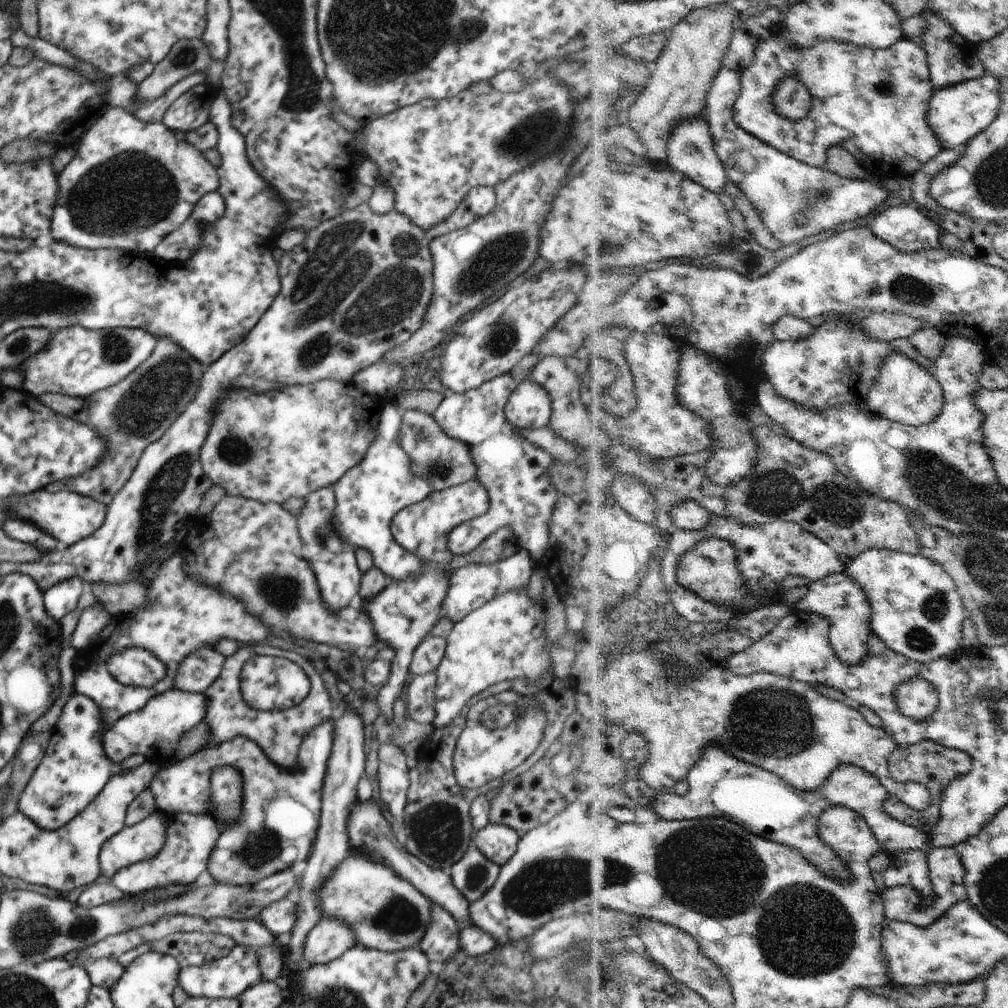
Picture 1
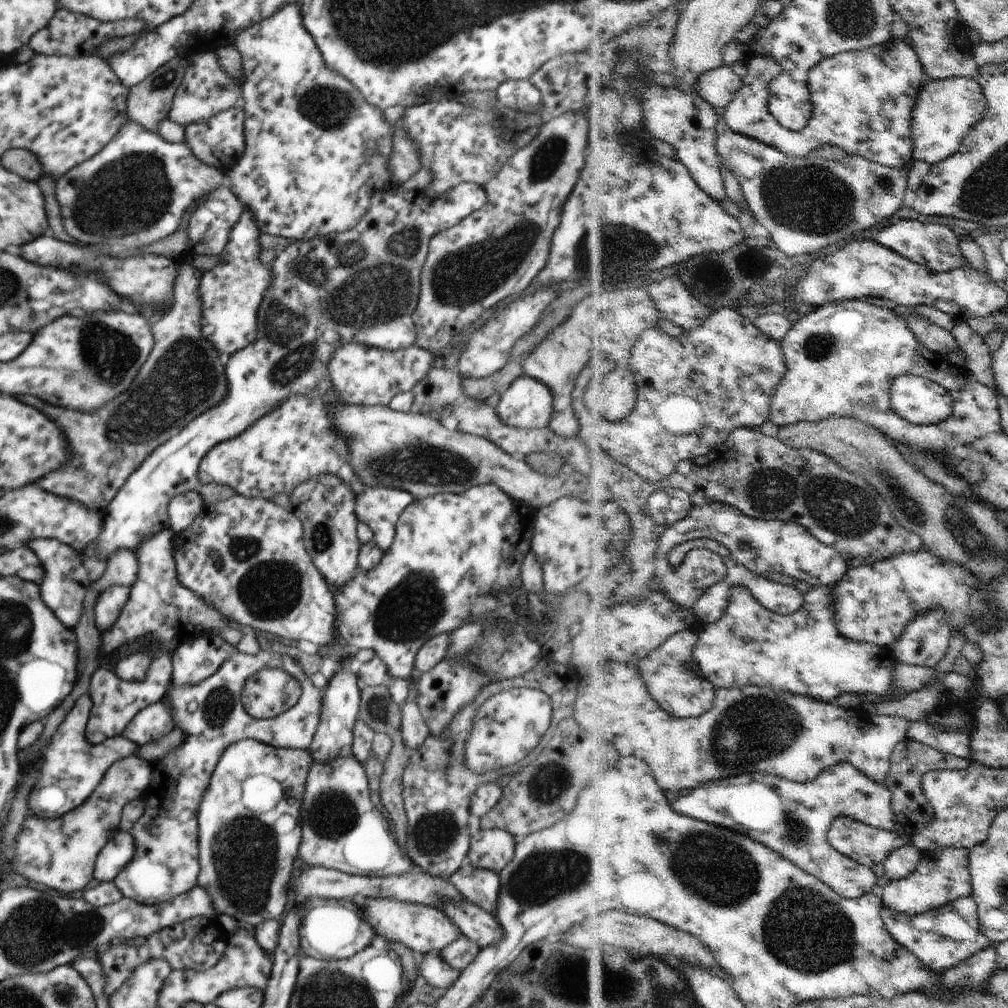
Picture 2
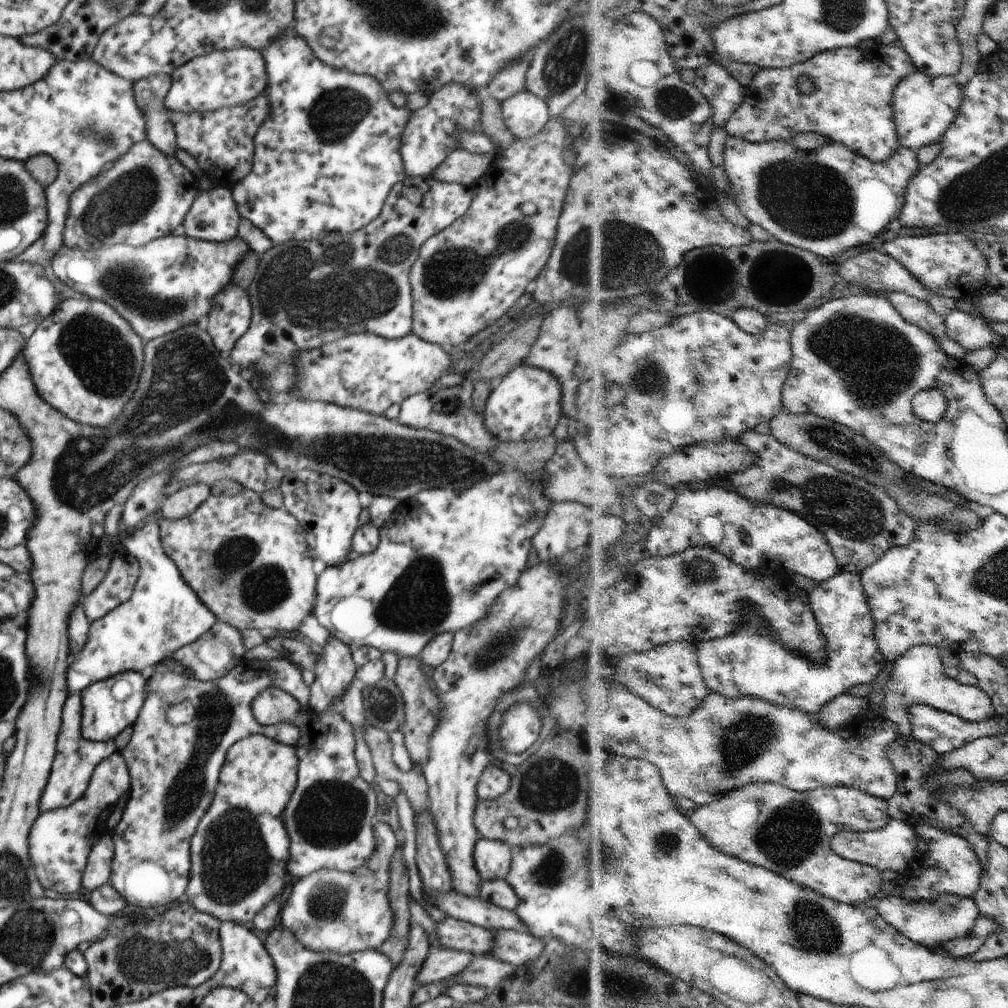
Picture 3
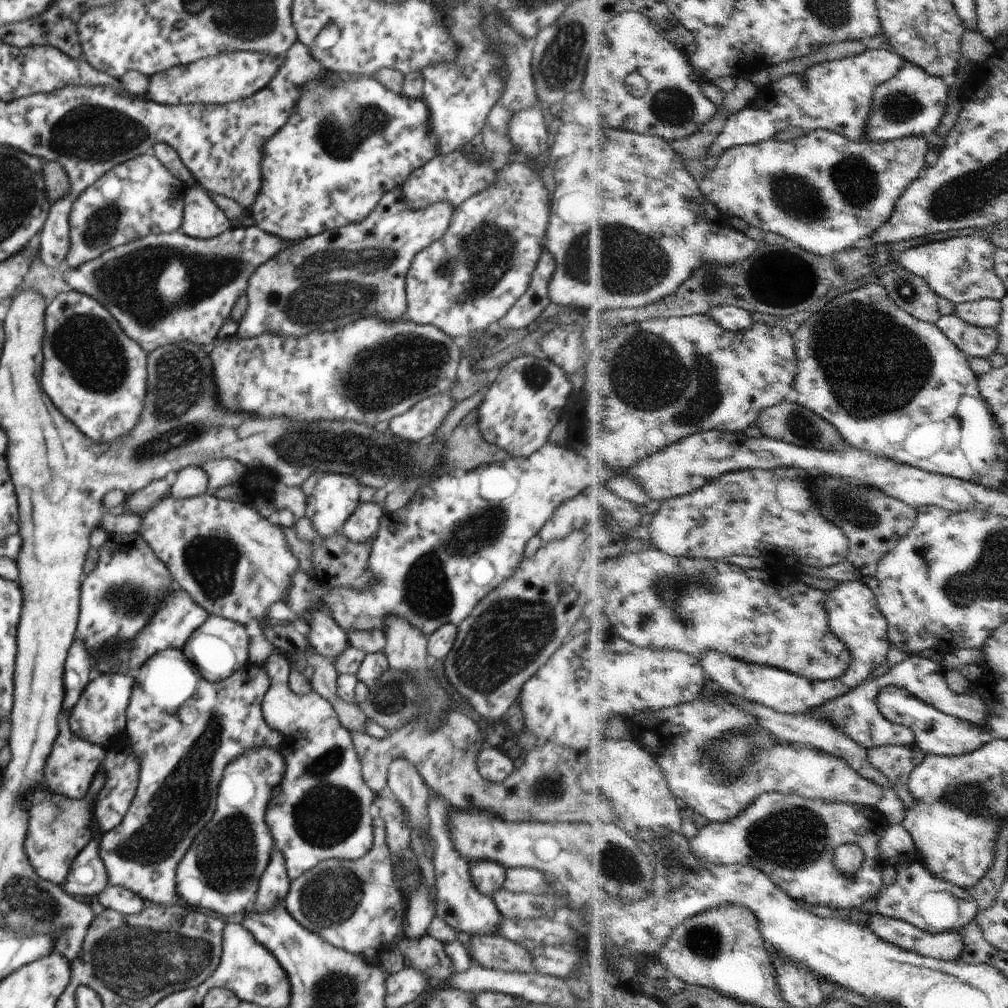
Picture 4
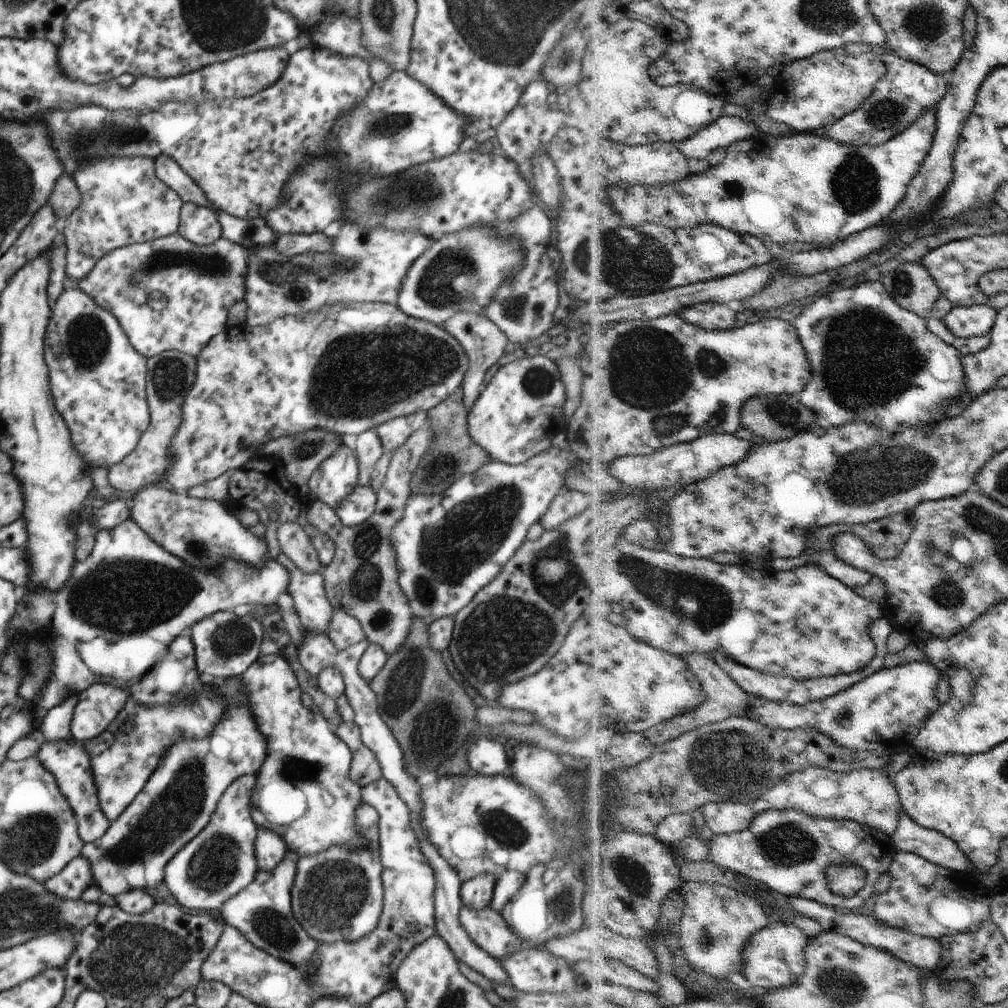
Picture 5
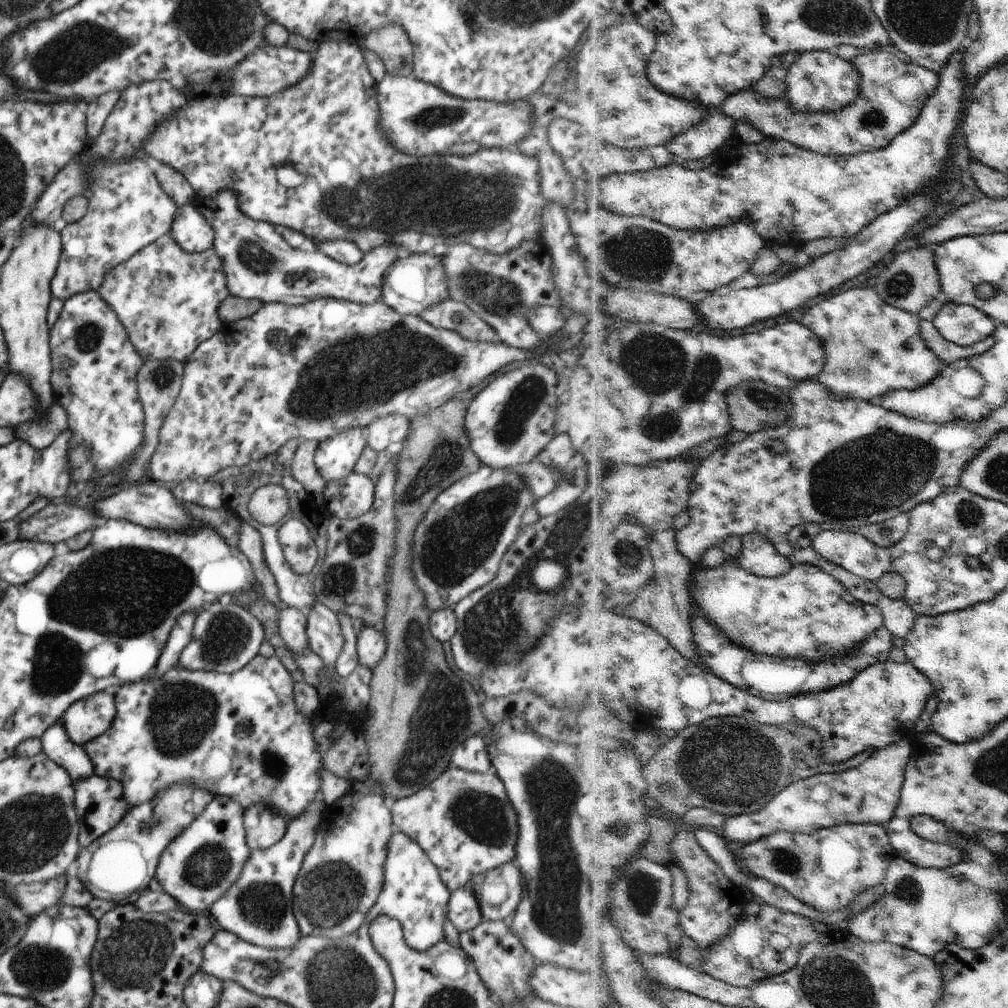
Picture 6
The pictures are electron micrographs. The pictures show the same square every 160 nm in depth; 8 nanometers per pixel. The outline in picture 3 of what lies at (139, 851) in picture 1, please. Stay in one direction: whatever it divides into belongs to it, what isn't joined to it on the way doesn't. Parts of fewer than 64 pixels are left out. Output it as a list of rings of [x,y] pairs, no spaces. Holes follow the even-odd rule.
[[[108,832],[89,850],[85,870],[81,874],[81,888],[94,890],[109,883],[110,862],[113,858],[113,844]]]

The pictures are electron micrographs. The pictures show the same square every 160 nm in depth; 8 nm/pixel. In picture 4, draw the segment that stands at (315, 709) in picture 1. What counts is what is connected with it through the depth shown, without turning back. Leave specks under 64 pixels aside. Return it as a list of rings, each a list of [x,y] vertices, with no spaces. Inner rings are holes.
[[[166,648],[156,652],[139,667],[137,677],[134,678],[133,688],[126,708],[126,724],[125,730],[123,731],[125,738],[127,738],[130,744],[130,749],[140,760],[138,783],[133,798],[127,807],[127,812],[123,815],[121,822],[117,826],[114,826],[113,830],[101,834],[99,838],[97,852],[105,867],[107,885],[128,888],[137,897],[141,897],[142,900],[150,900],[153,903],[155,902],[155,904],[172,905],[180,902],[175,888],[176,866],[192,843],[193,837],[209,822],[211,815],[214,813],[216,807],[216,790],[224,768],[232,760],[235,760],[248,750],[261,747],[274,748],[275,750],[279,749],[281,735],[276,730],[269,728],[269,725],[263,720],[260,711],[260,702],[262,701],[263,695],[271,680],[276,678],[275,675],[267,676],[265,670],[266,666],[259,667],[247,662],[239,668],[236,668],[228,677],[210,683],[202,678],[198,670],[186,659],[183,651],[176,648]],[[184,706],[193,706],[193,708],[196,708],[197,719],[194,723],[185,724],[177,719],[177,710]]]

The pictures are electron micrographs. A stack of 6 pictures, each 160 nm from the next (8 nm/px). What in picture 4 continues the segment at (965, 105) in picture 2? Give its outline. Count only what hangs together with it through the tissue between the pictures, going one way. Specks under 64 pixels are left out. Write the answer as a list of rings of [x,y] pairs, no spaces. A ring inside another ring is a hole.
[[[907,61],[891,79],[876,88],[872,111],[865,129],[871,141],[887,142],[911,135],[929,136],[945,116],[949,106],[949,79],[938,77],[918,64]]]

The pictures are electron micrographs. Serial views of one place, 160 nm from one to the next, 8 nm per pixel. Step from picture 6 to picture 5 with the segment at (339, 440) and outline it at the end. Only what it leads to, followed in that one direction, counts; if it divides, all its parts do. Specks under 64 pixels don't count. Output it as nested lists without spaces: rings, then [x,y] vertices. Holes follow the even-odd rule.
[[[341,443],[310,474],[306,490],[313,500],[335,508],[358,484],[355,451]]]

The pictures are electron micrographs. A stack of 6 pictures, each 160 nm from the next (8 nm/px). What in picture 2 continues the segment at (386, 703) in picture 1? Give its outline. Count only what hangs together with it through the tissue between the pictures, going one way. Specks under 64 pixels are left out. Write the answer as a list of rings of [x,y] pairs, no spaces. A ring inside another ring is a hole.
[[[493,483],[478,484],[460,493],[439,493],[422,499],[413,499],[398,516],[388,552],[382,555],[377,566],[367,574],[365,571],[358,570],[347,583],[331,590],[334,602],[334,630],[338,636],[343,638],[347,649],[350,648],[353,651],[369,649],[373,651],[387,667],[389,676],[396,676],[400,679],[409,677],[409,672],[414,667],[415,655],[426,640],[441,633],[450,633],[457,630],[465,623],[475,623],[475,620],[479,620],[479,616],[483,616],[487,612],[493,612],[499,606],[503,608],[505,604],[511,604],[511,602],[519,600],[519,596],[524,594],[524,592],[521,592],[520,566],[522,558],[530,550],[529,539],[533,532],[535,515],[536,511],[533,506],[513,500]]]

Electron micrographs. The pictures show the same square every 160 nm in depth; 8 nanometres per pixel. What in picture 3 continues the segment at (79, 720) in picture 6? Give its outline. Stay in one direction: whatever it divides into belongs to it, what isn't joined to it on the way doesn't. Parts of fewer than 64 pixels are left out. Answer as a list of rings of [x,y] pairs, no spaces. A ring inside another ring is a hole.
[[[119,674],[105,680],[93,682],[81,690],[80,734],[89,742],[111,741],[127,726],[132,726],[139,716],[145,700],[144,679],[139,674]]]

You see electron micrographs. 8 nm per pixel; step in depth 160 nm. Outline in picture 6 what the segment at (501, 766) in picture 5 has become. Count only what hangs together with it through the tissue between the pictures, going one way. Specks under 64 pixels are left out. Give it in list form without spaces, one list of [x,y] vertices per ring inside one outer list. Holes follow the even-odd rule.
[[[481,734],[469,735],[450,756],[451,766],[476,773],[485,773],[491,770],[489,757]]]

